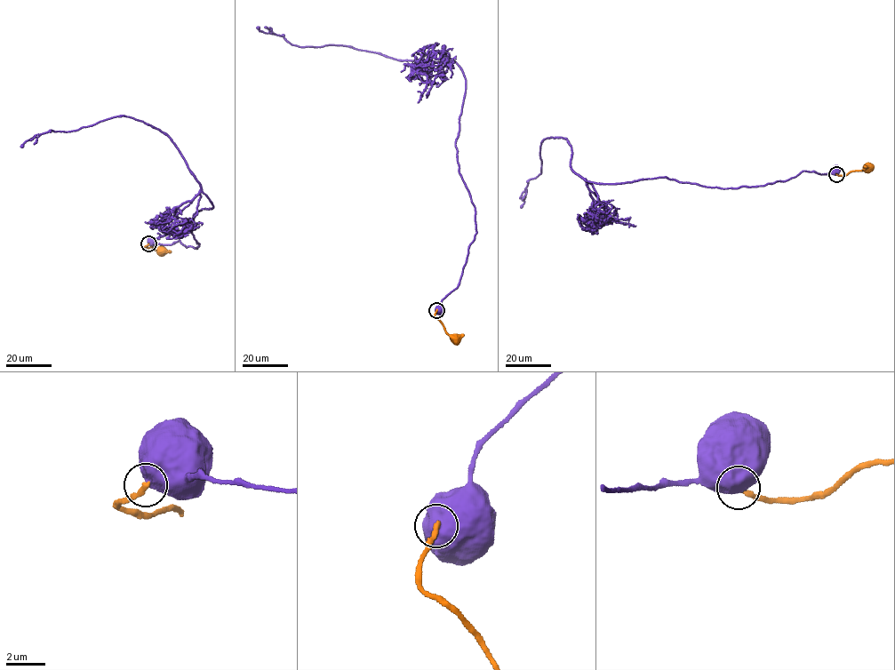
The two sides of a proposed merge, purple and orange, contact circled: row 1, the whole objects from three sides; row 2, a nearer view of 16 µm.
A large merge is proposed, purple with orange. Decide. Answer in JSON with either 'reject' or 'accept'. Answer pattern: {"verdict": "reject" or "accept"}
{"verdict": "reject"}

